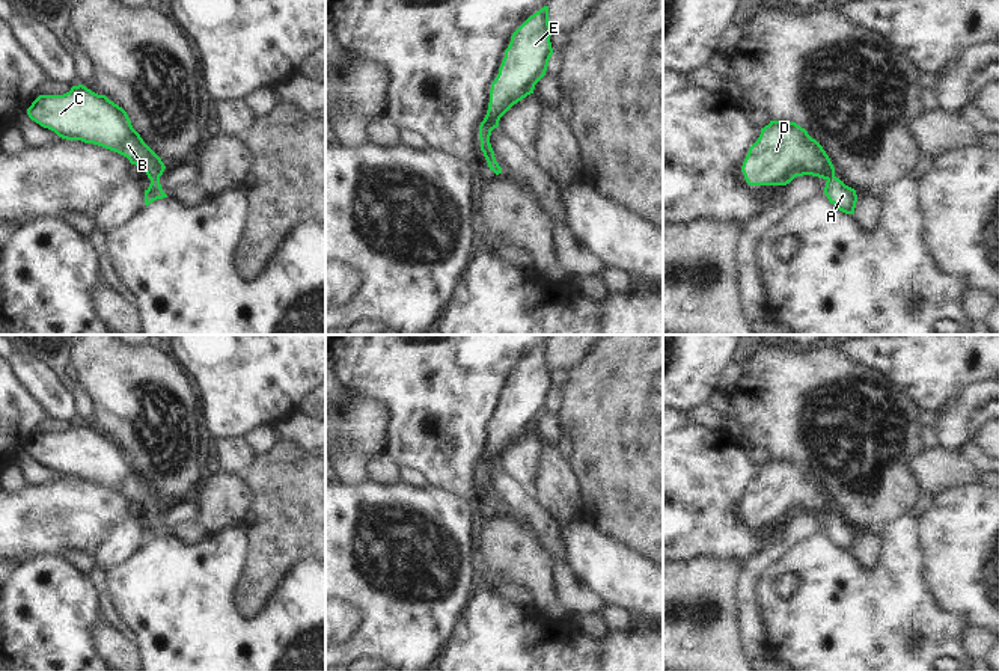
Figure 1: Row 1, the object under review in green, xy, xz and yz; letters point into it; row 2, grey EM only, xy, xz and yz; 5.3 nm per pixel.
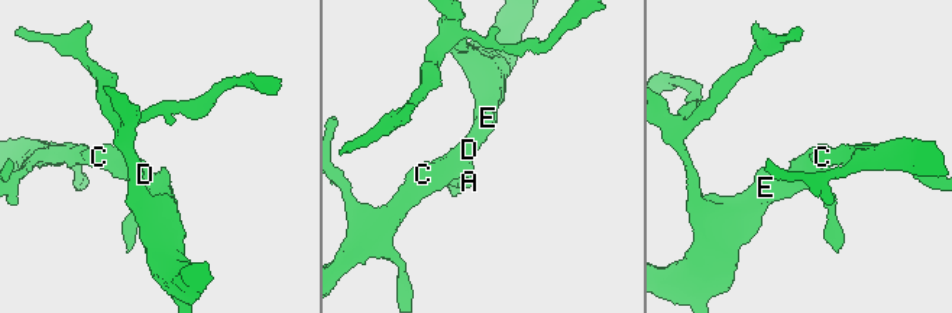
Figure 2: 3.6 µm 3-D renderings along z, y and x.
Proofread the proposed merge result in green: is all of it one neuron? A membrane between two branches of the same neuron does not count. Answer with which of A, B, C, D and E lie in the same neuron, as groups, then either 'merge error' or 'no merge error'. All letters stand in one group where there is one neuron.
A B C D E | no merge error

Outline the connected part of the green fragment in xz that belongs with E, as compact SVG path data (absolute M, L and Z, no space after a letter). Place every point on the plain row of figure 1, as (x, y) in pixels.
M548 344L530 353L511 374L499 412L491 421L490 440L479 463L481 489L490 508L502 511L496 499L490 473L500 455L518 439L533 431L535 422L545 413L553 392L548 362Z

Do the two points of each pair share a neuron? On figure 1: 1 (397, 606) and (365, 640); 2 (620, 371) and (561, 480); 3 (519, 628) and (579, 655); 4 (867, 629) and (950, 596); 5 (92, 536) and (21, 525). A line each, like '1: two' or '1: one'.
1: one
2: two
3: one
4: two
5: one

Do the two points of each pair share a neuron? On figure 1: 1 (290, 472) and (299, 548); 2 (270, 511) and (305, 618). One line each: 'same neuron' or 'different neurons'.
1: same neuron
2: different neurons

